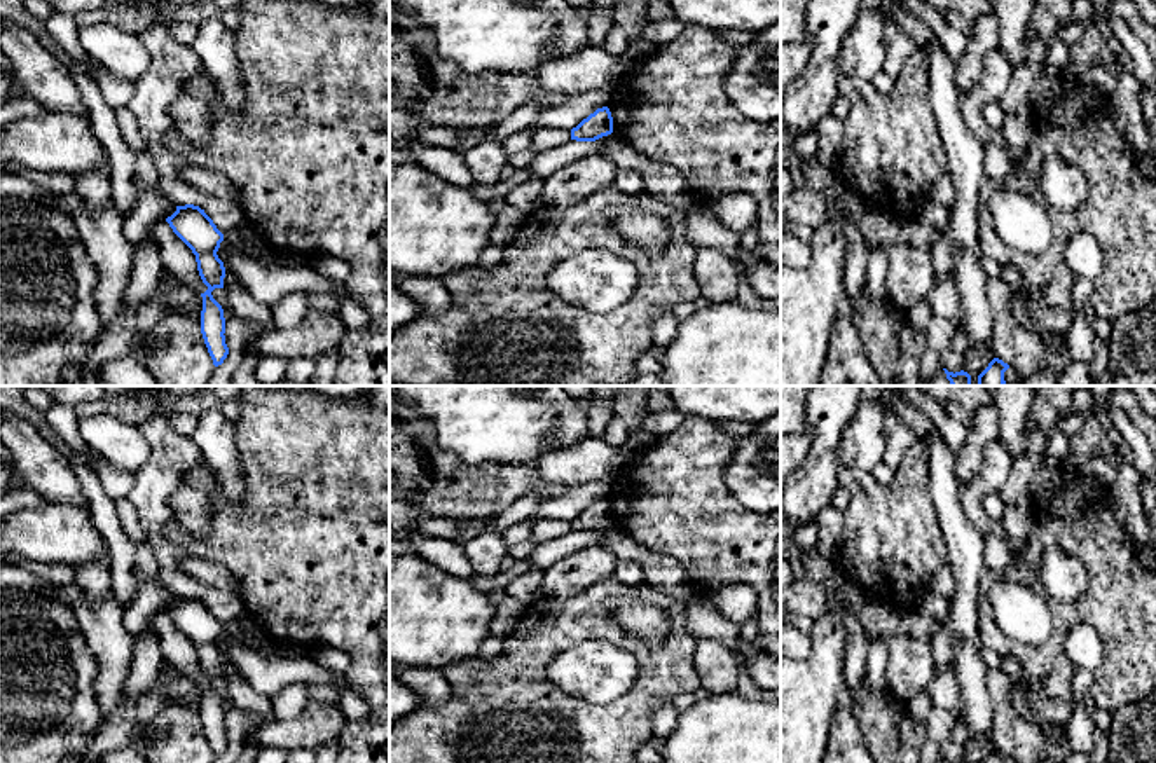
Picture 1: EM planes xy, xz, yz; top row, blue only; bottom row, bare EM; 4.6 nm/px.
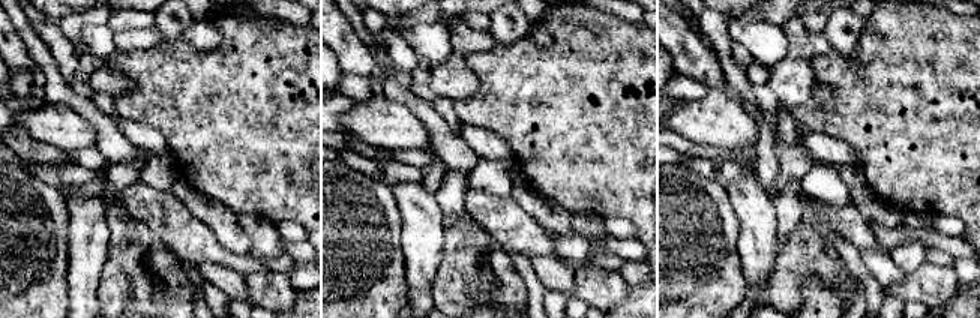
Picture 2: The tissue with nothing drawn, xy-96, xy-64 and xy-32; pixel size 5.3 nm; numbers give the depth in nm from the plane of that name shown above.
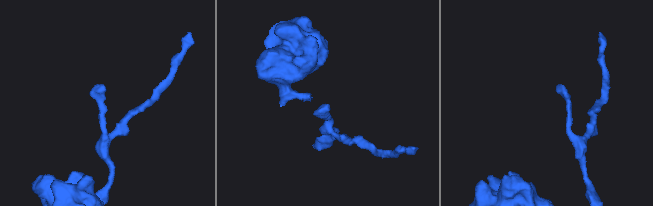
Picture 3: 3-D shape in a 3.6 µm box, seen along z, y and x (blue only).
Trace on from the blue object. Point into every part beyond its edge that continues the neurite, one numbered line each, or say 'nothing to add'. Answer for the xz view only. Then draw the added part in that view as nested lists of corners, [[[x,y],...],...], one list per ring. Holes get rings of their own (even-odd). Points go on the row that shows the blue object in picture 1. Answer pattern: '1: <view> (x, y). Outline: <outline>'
nothing to add

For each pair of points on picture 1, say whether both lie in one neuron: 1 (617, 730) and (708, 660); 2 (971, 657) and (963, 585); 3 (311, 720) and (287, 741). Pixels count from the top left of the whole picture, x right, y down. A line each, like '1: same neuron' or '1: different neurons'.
1: different neurons
2: same neuron
3: same neuron

